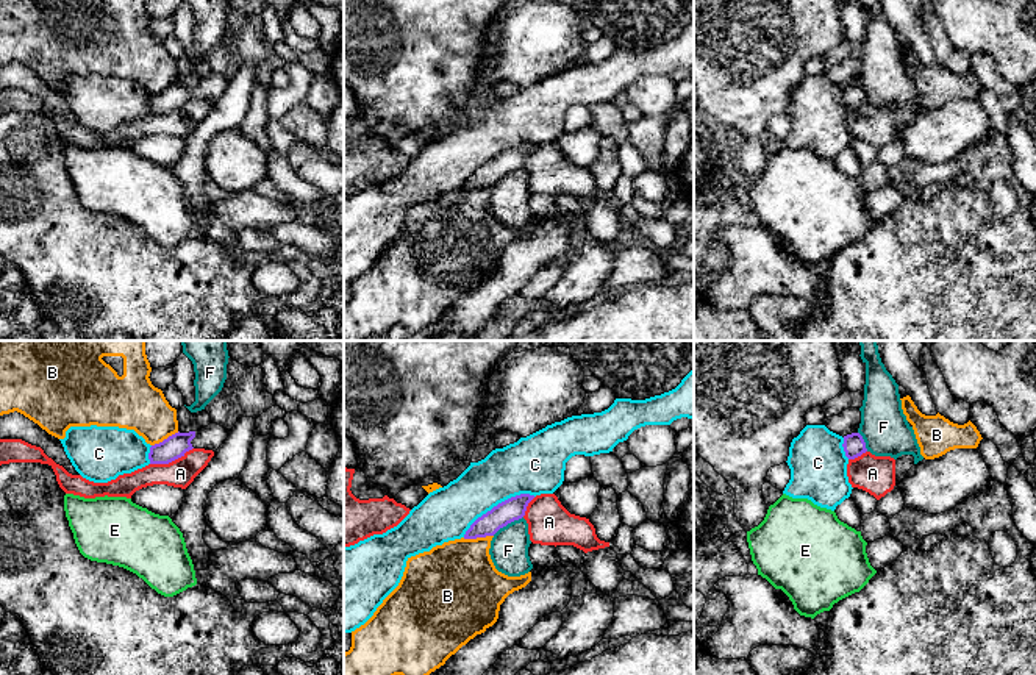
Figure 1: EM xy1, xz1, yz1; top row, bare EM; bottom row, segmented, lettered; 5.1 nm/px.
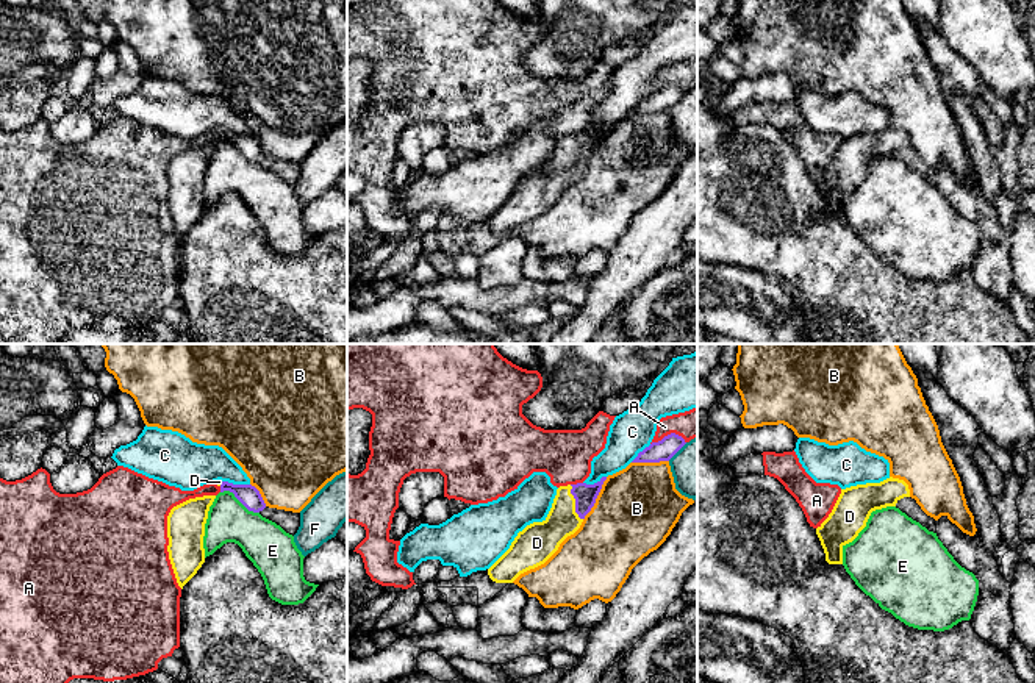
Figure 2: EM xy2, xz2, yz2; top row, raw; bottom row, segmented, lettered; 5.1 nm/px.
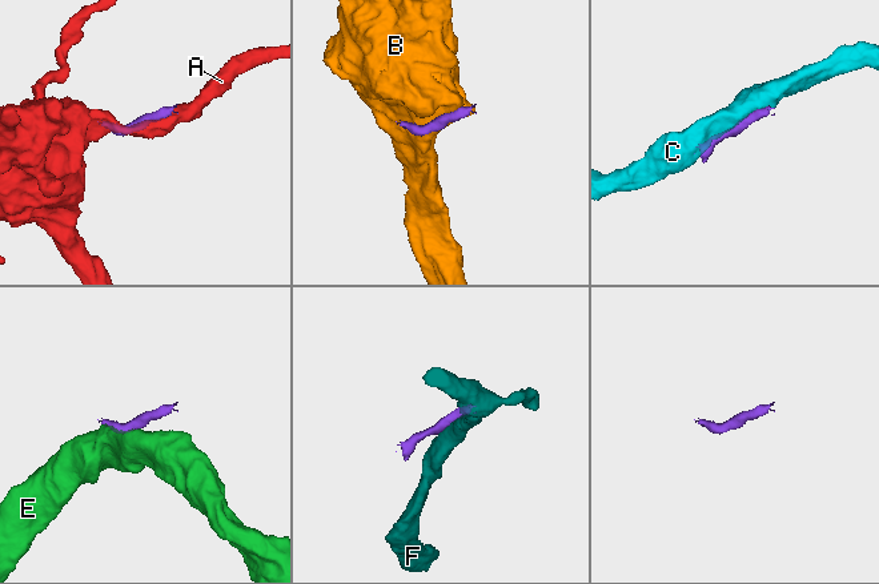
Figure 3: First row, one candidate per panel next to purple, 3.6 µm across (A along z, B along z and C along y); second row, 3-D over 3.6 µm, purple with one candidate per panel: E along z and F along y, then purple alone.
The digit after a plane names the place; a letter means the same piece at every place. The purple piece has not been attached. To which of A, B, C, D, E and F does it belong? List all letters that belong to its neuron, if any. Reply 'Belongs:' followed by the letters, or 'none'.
Belongs: D

